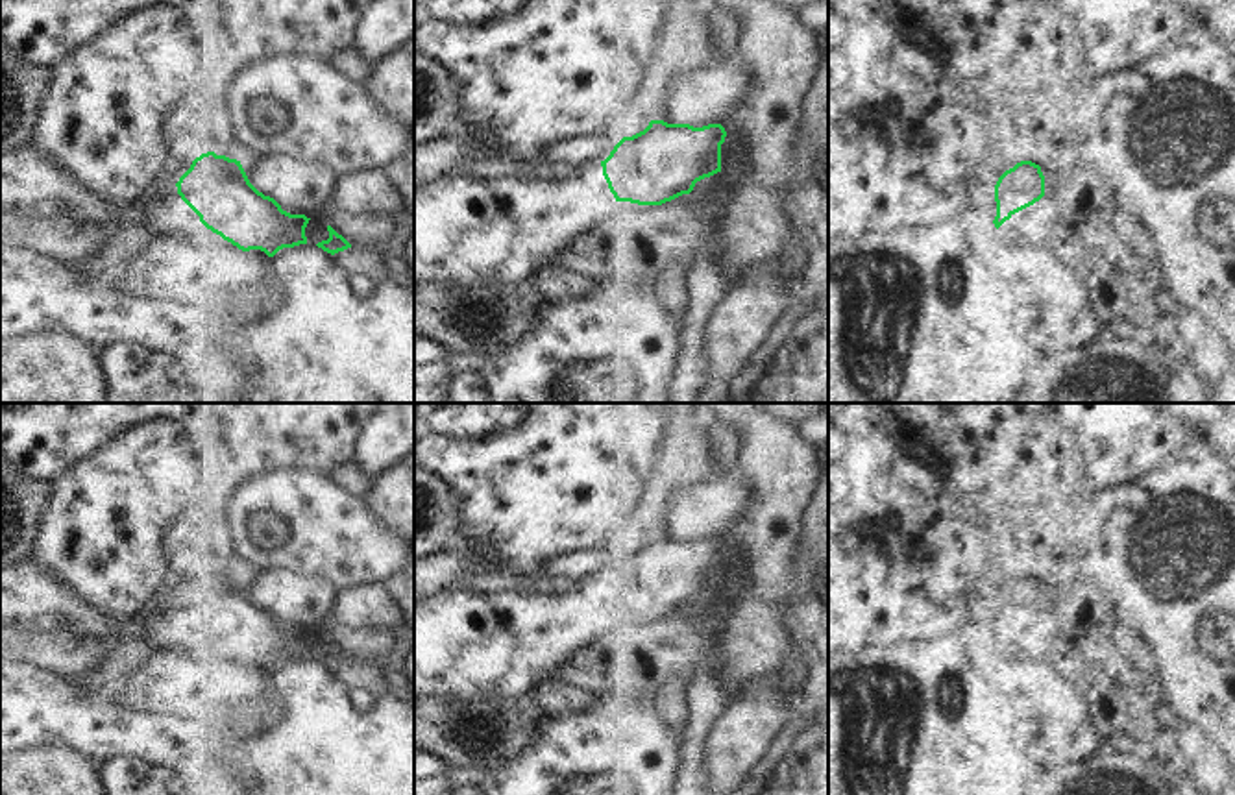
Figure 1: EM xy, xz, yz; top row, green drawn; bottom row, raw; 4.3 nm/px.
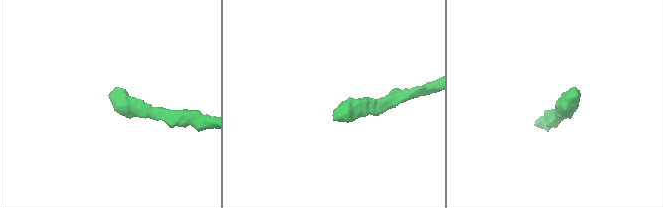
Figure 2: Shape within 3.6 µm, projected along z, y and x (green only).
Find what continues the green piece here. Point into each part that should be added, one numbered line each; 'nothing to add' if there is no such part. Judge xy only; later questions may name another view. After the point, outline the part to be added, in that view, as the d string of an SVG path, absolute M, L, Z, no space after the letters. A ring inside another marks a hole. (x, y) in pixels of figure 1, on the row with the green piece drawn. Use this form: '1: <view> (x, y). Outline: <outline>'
1: xy (30, 183). Outline: M28 146L0 155L0 211L65 218L105 231L128 226L137 240L172 237L200 222L176 185L150 190L131 209L120 211Z

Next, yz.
1: yz (1038, 217). Outline: M1043 196L1033 205L1011 214L1009 220L1035 233L1045 233L1052 224L1052 216L1054 216L1054 207L1048 203L1046 196Z

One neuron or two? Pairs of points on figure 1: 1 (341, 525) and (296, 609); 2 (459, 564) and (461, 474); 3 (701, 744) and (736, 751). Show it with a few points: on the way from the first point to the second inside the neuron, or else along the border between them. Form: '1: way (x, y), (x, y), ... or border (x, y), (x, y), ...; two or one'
1: border (270, 570), (324, 575), (341, 587); two
2: border (450, 546), (474, 553), (489, 568); two
3: border (729, 707), (710, 736), (705, 760), (707, 775); two

